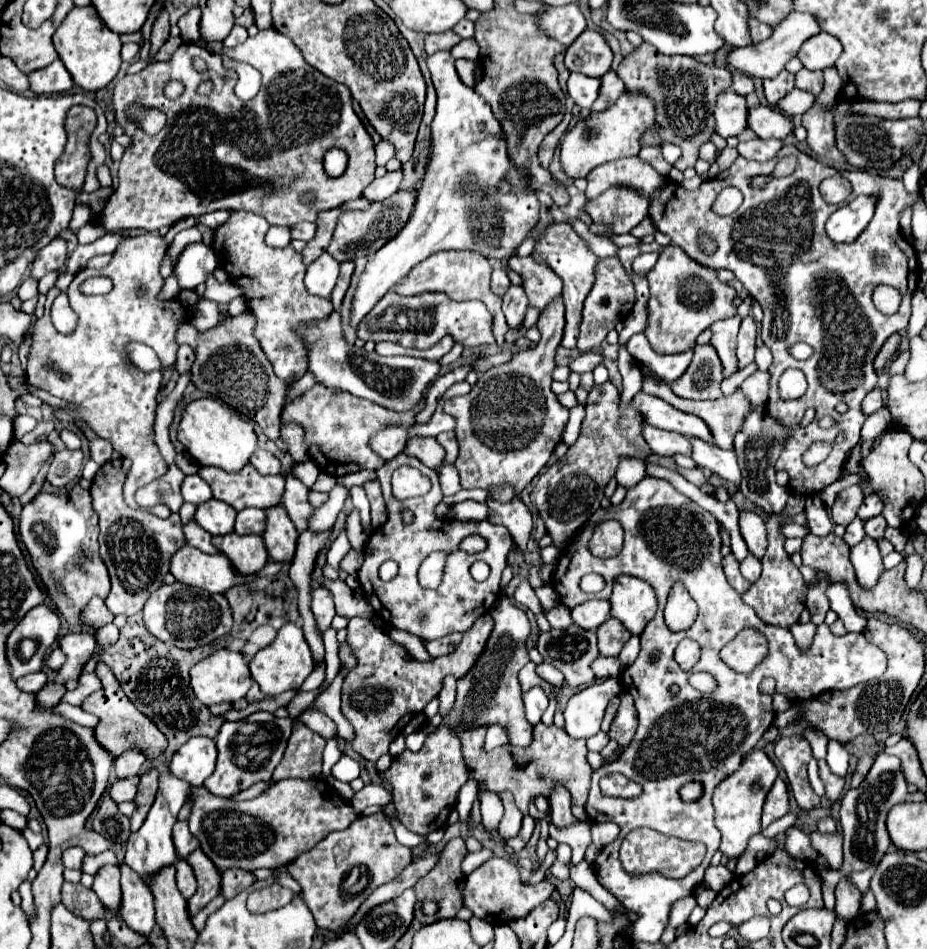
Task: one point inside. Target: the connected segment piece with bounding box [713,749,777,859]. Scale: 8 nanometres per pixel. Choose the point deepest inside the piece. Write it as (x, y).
(738, 799)

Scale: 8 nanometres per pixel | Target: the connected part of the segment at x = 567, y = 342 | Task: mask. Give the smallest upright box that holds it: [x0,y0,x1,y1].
[531,223,597,349]

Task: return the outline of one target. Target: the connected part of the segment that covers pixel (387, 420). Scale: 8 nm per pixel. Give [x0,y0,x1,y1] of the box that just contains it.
[283,385,425,475]

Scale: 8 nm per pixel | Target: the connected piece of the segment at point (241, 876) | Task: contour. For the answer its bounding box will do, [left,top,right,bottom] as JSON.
[221,869,257,899]

